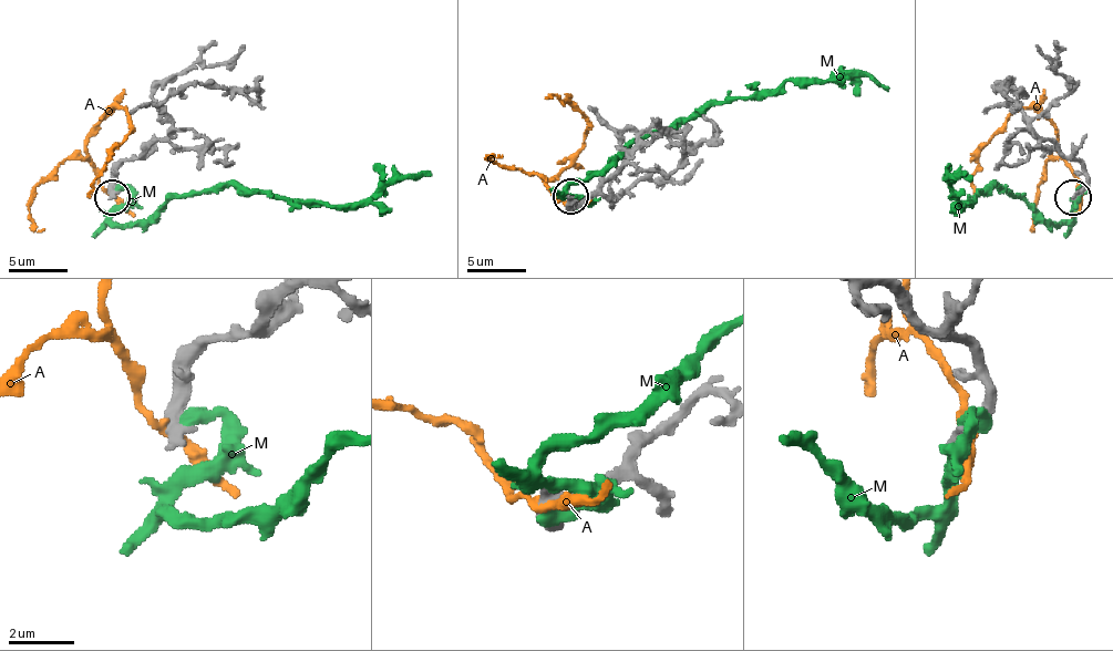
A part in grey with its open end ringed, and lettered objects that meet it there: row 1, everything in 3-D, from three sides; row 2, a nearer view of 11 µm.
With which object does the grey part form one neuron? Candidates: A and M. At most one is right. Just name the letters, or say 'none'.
none

